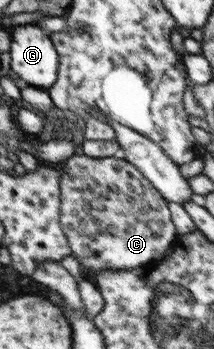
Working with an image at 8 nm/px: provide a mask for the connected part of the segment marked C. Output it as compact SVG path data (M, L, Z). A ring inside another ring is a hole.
M81 153L70 157L68 160L59 164L60 177L59 188L61 189L61 204L60 204L60 227L65 231L70 247L72 248L72 255L76 257L81 265L96 273L100 270L131 270L135 267L154 267L158 265L164 258L167 258L172 252L177 240L177 229L171 221L171 214L167 200L163 195L144 177L134 165L128 163L123 157L121 158L92 158Z

